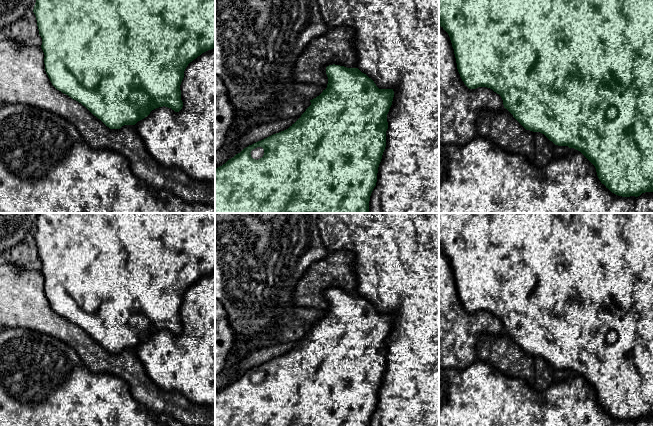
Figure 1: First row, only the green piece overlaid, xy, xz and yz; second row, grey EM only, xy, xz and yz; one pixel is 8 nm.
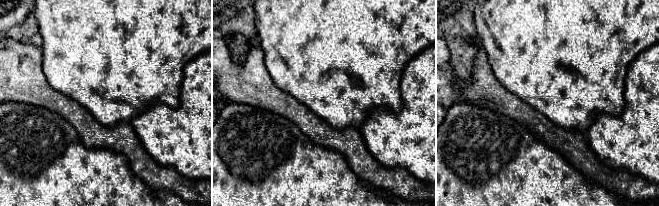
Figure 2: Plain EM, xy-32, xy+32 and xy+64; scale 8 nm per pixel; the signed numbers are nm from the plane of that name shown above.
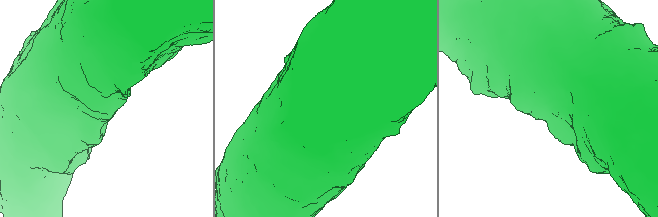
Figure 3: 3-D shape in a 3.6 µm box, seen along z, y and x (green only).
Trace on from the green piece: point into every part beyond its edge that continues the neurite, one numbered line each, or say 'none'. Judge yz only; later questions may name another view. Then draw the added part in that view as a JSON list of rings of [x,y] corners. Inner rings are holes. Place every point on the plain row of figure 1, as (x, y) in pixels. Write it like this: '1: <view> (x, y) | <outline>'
none

